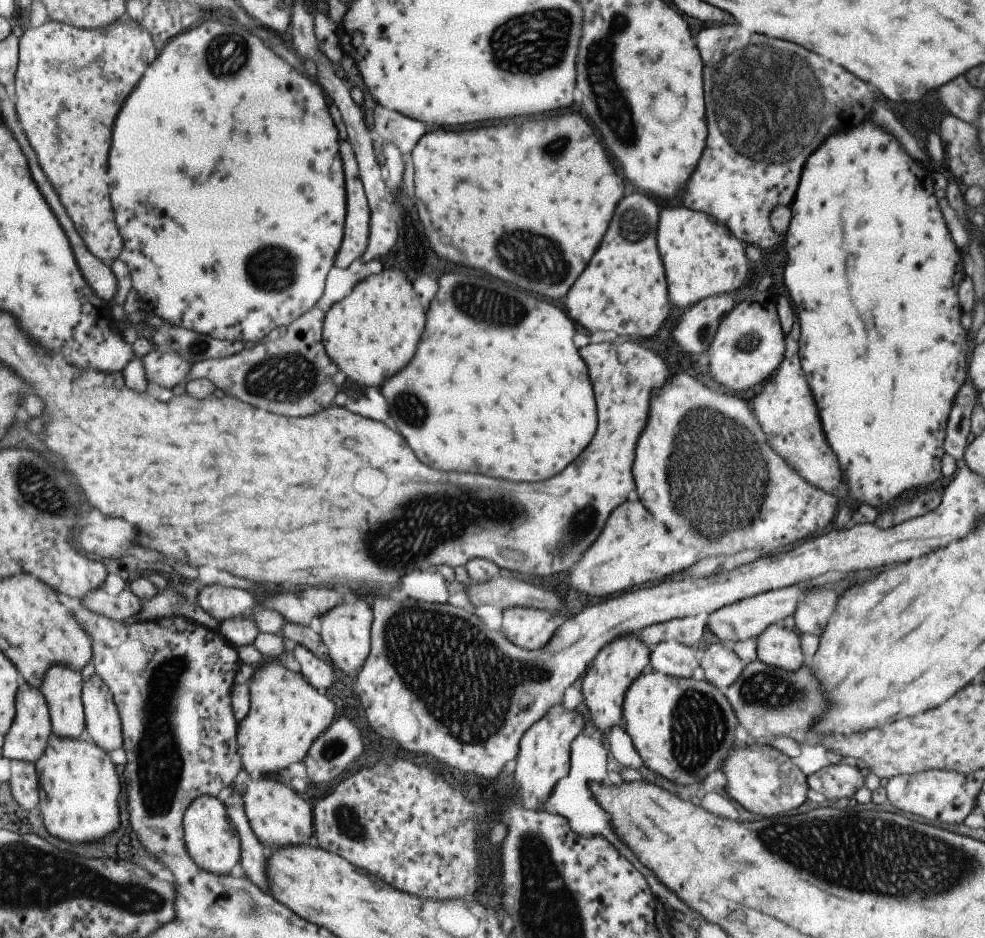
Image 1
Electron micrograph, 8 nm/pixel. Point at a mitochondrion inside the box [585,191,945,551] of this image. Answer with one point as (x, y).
(697, 457)

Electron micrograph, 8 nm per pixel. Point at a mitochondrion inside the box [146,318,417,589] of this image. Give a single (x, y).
(289, 376)

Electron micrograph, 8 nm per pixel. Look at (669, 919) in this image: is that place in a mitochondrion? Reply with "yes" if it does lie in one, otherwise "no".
no

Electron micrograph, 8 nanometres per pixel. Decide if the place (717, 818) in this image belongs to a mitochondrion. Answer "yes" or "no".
no

